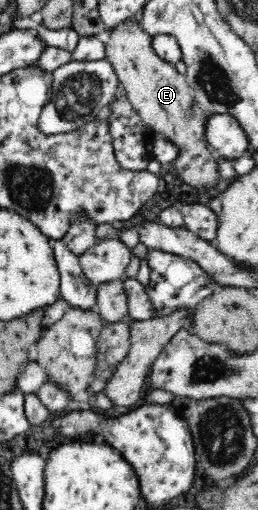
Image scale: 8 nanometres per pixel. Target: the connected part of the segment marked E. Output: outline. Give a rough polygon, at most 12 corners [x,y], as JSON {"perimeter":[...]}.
{"perimeter":[[139,16],[106,58],[143,123],[181,146],[179,178],[210,188],[219,156],[185,74]]}

